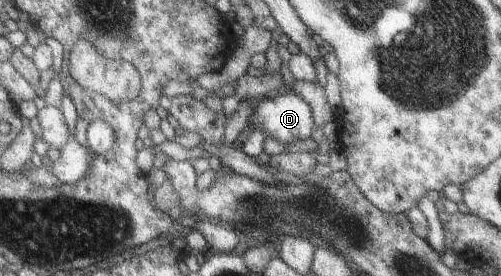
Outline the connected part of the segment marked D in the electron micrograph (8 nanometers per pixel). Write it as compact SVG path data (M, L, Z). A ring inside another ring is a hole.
M285 93L275 97L259 96L248 125L264 131L282 144L311 138L313 118L310 107L297 94Z

